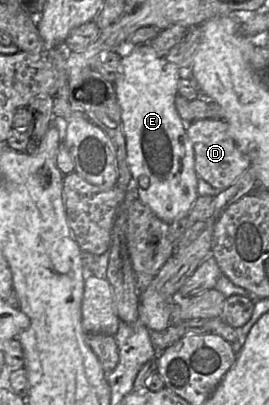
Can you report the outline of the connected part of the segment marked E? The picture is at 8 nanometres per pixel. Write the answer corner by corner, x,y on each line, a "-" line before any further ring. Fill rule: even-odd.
142,44
122,57
120,72
113,83
121,108
127,163
139,198
168,224
187,217
199,196
194,148
187,135
187,124
175,106
180,79
178,65
159,56
149,44

